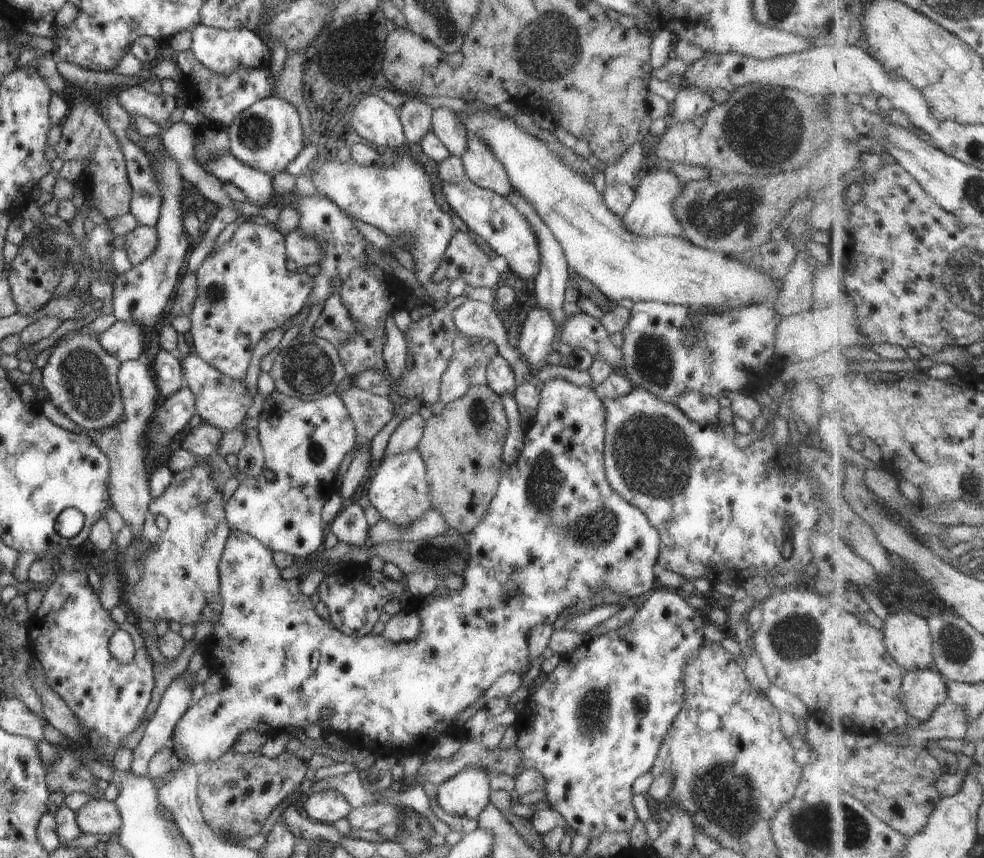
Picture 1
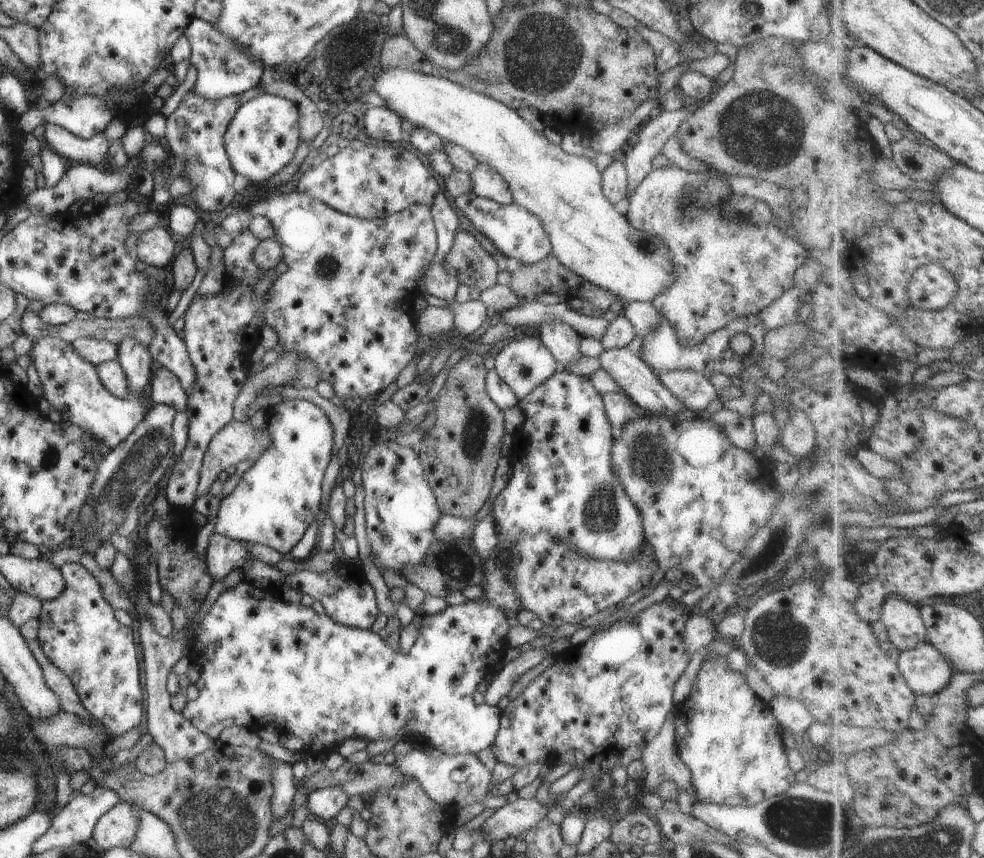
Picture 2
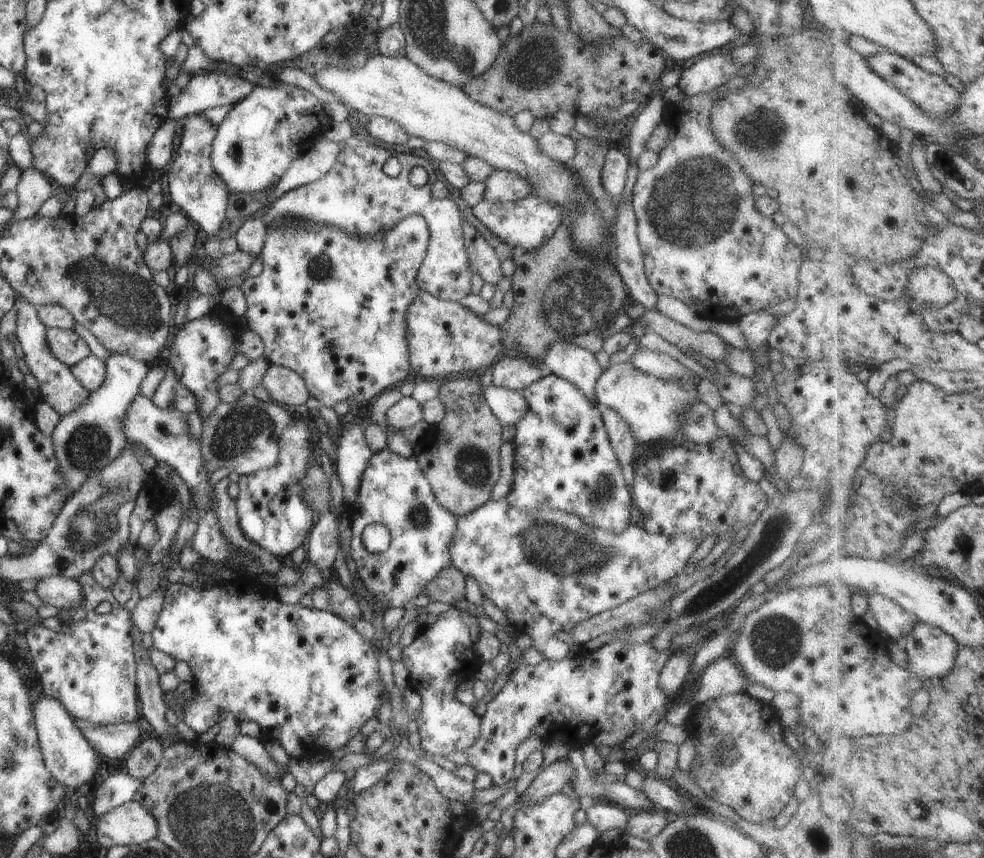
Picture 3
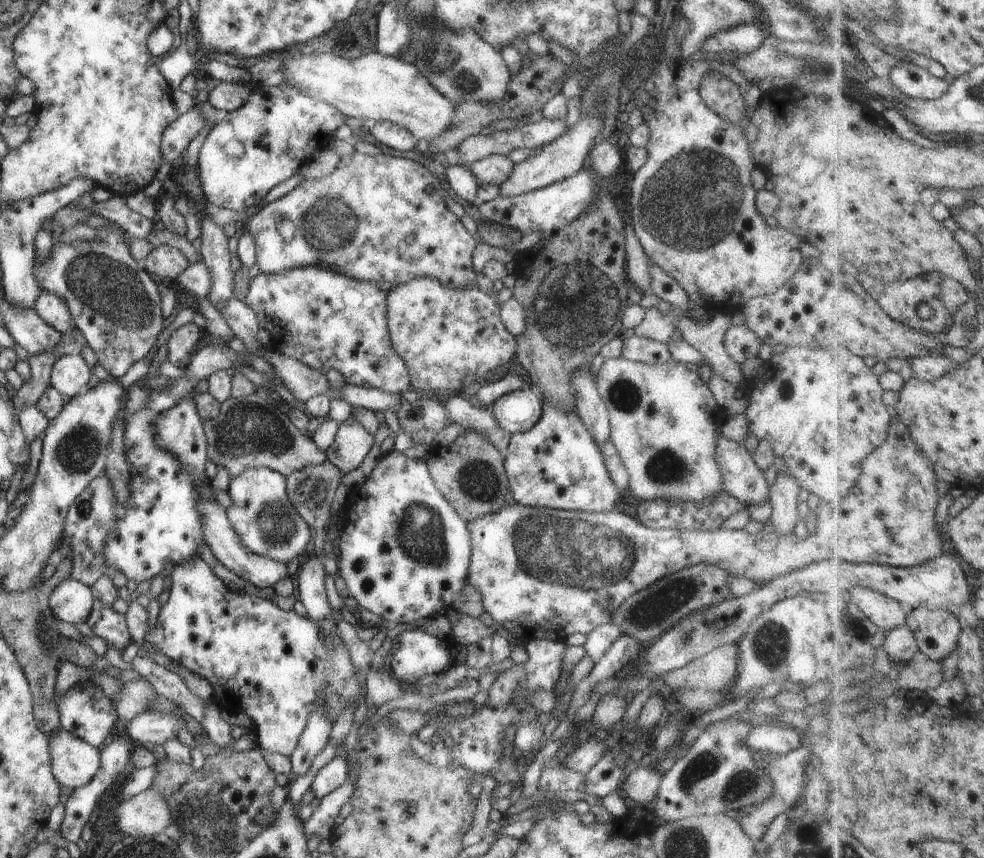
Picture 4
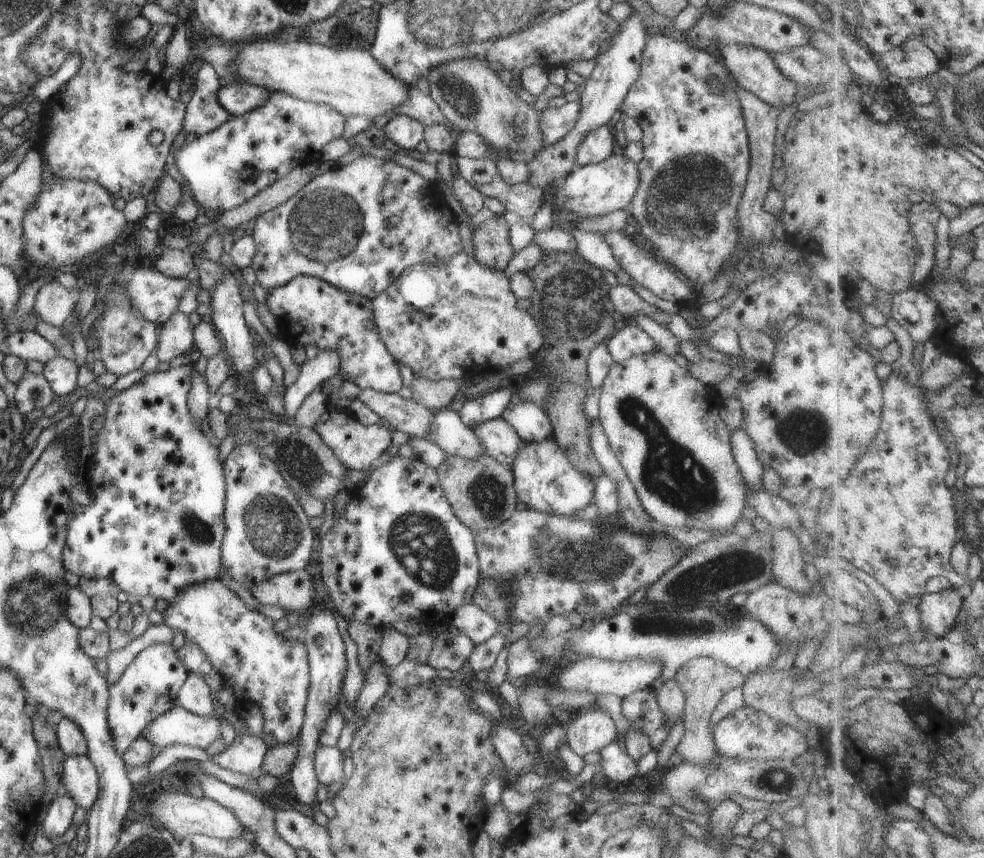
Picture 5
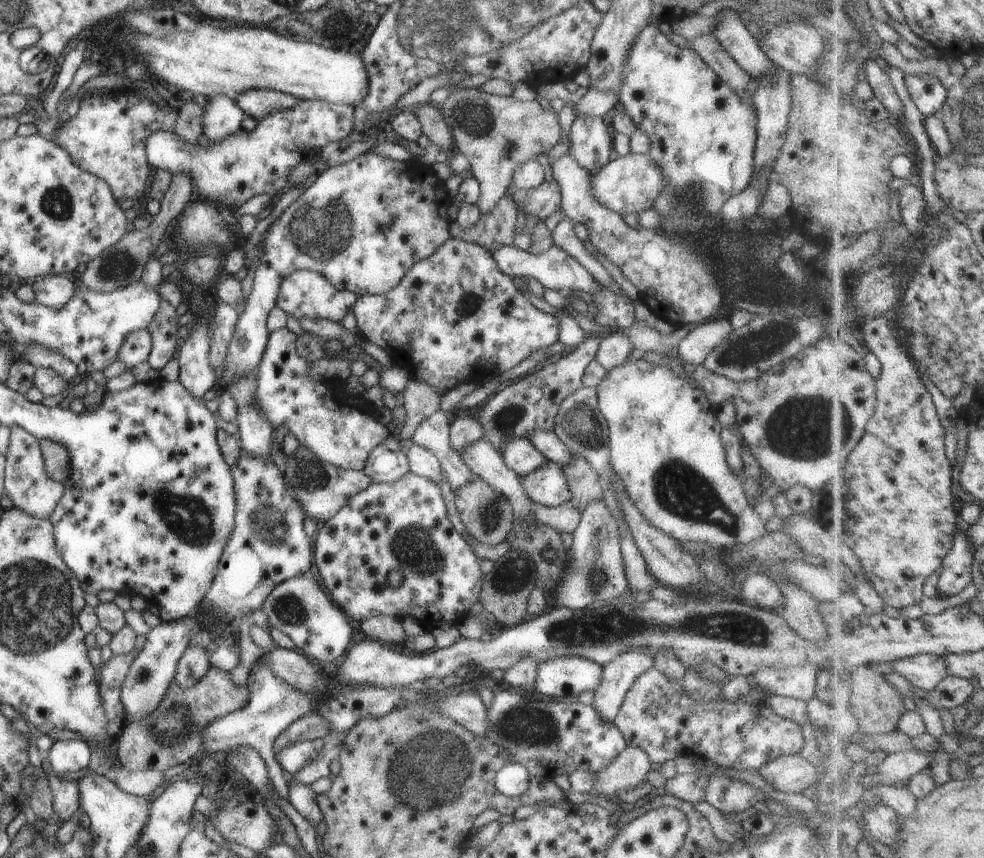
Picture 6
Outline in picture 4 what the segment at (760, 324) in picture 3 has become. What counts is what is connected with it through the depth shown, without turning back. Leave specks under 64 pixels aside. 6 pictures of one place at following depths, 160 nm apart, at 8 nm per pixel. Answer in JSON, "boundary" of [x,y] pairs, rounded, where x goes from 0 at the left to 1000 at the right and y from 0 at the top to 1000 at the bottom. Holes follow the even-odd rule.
{"boundary":[[[755,378],[741,380],[737,385],[734,397],[737,411],[748,424],[753,424],[763,417],[768,417],[771,401],[774,401],[774,397],[759,380],[755,380]]]}

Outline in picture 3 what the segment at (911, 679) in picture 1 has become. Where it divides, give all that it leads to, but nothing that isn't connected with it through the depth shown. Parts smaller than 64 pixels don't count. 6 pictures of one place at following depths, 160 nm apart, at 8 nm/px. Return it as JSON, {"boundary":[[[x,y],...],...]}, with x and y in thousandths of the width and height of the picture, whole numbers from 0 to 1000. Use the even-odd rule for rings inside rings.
{"boundary":[[[936,725],[916,749],[923,760],[925,782],[939,797],[963,789],[970,782],[977,756],[967,741]]]}

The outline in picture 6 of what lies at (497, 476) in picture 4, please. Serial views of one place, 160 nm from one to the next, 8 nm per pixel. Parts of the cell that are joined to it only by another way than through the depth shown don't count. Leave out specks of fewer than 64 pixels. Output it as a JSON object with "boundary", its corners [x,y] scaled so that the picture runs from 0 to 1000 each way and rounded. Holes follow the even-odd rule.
{"boundary":[[[481,556],[473,561],[460,573],[461,589],[467,601],[467,606],[479,628],[489,634],[502,635],[511,631],[513,624],[520,614],[520,592],[516,580],[506,571],[503,571],[497,563],[487,556]]]}

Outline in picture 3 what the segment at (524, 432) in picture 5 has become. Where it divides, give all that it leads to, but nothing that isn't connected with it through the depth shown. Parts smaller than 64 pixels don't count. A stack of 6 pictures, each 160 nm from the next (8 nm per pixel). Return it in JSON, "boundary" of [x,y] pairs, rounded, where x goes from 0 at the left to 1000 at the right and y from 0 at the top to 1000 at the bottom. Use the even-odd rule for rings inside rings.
{"boundary":[[[499,446],[490,455],[490,463],[510,497],[522,495],[536,473],[530,458]]]}

